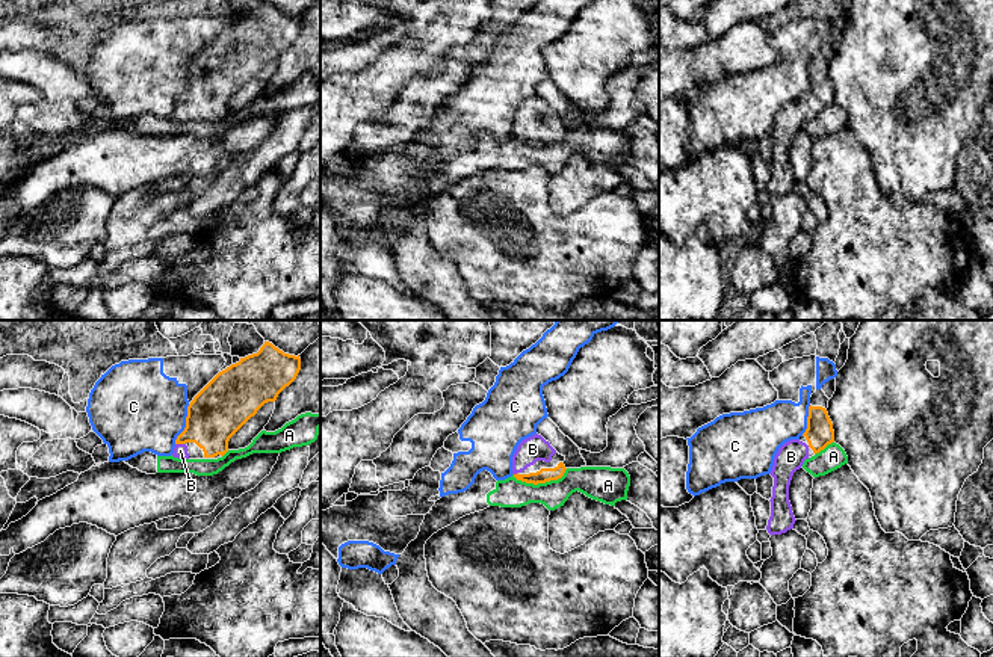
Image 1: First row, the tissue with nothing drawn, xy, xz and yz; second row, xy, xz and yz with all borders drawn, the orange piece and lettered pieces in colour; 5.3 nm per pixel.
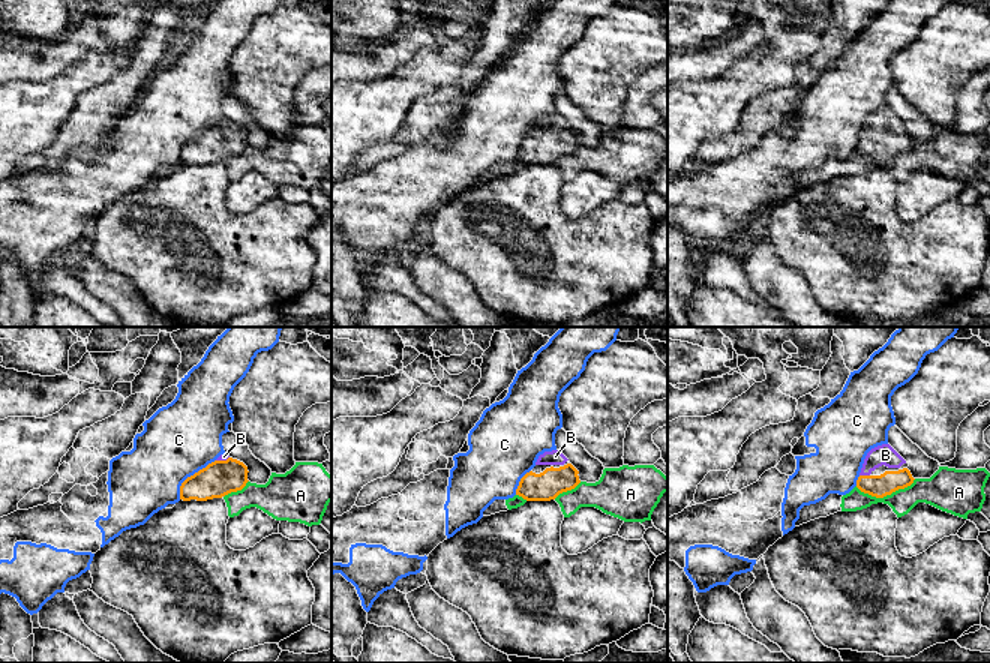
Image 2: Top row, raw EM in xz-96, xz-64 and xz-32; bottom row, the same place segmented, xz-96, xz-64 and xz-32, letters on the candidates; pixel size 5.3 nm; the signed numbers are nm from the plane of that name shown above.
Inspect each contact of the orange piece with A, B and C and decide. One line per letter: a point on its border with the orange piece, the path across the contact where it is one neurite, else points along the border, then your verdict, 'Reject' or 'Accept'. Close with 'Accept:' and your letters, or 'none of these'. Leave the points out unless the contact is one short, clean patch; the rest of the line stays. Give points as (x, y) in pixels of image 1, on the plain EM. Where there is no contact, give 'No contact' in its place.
A: Touches orange at xz (540, 144). Reject
B: Touches orange at xy (180, 104). Path across: xy (216, 74), (180, 104), (180, 112). Accept
C: Touches orange at xy (186, 85). Boundary: xy (189, 65), (186, 88), (174, 104). Reject
Accept: B

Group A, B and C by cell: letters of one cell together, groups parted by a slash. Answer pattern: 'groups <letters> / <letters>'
groups A / B / C

